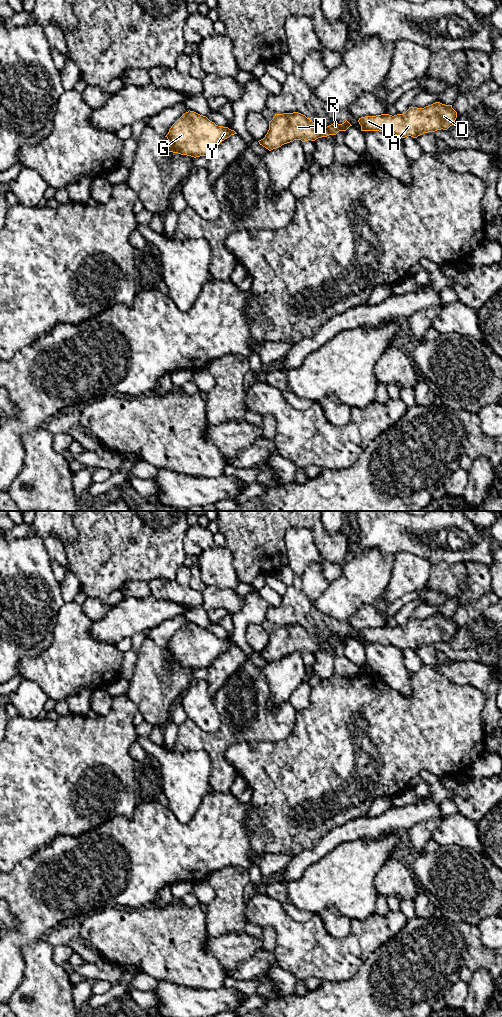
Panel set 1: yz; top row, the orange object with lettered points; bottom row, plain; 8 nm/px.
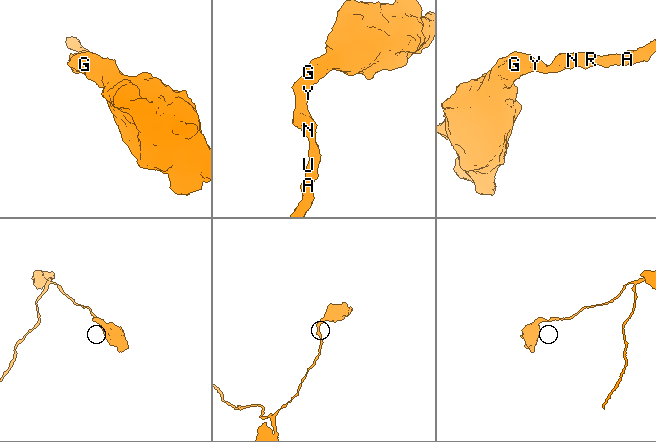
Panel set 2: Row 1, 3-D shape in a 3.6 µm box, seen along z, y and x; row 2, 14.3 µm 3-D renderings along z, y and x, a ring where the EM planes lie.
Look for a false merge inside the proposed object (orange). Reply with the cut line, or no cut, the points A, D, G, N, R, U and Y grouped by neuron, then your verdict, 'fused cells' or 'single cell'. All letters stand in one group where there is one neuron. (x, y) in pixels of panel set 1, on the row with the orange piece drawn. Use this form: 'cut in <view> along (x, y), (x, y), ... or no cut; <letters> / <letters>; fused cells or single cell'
no cut; A D G N R U Y; single cell

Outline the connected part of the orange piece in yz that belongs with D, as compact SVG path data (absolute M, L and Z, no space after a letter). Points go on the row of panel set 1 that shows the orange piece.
M435 102L424 108L409 107L403 114L365 116L359 118L361 131L379 131L395 134L401 138L417 138L423 133L447 130L457 118L452 105Z

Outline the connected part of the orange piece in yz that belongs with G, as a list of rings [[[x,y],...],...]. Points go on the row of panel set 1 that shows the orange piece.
[[[189,110],[171,126],[165,137],[169,140],[169,147],[167,148],[169,152],[196,158],[208,156],[218,144],[234,134],[237,134],[234,130],[218,126],[206,116]]]

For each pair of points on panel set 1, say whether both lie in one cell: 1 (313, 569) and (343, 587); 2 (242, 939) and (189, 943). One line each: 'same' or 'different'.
1: different
2: different

